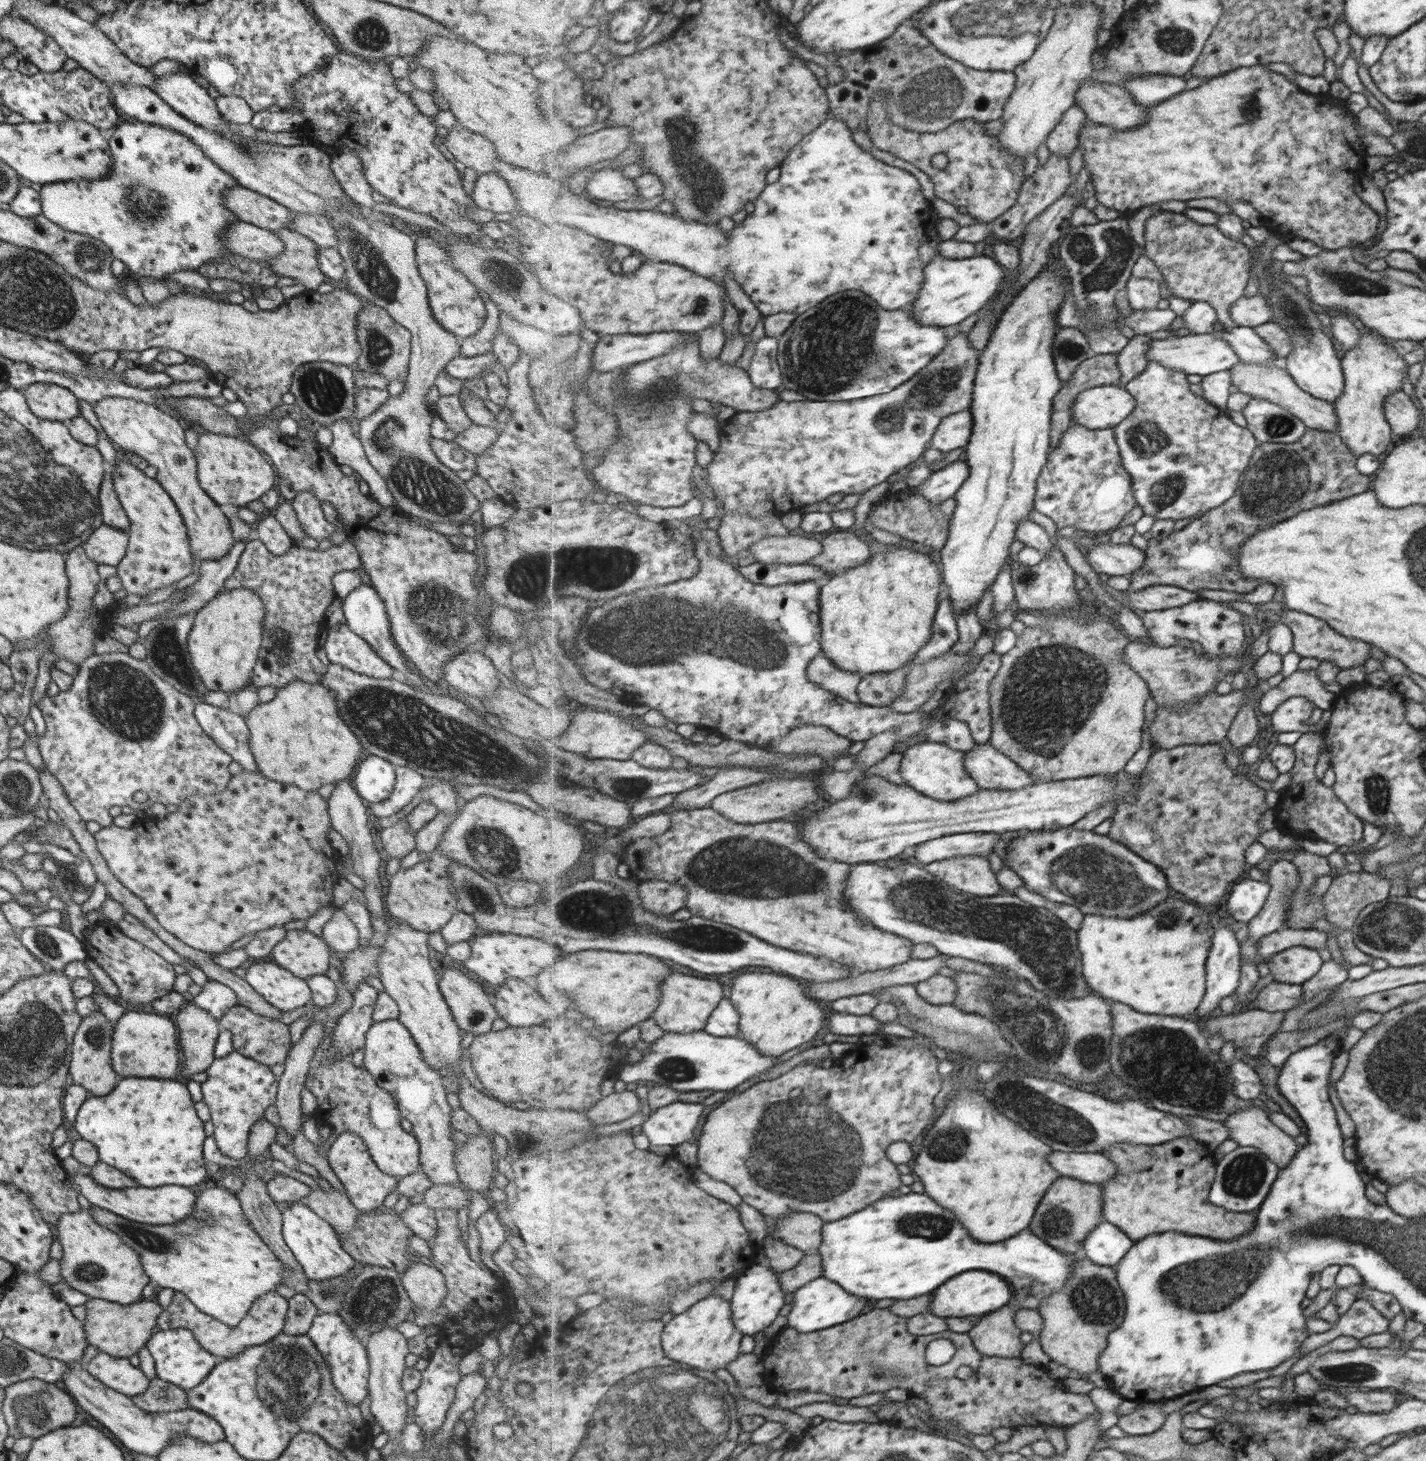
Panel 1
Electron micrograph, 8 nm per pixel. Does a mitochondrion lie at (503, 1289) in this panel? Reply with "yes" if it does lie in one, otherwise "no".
no

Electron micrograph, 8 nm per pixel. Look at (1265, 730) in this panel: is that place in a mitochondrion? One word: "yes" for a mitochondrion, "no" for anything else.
no

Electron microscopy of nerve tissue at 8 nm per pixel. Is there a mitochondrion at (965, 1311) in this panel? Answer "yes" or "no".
no

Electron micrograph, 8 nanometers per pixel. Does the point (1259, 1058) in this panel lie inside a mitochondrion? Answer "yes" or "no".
no

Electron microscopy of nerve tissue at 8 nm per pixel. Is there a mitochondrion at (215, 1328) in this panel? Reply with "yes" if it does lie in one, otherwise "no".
no

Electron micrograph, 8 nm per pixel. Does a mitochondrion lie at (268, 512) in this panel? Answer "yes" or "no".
no

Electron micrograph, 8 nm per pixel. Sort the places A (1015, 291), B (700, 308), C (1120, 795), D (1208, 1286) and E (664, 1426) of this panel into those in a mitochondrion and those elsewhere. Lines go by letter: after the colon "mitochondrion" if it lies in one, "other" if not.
A: other
B: mitochondrion
C: other
D: mitochondrion
E: mitochondrion

